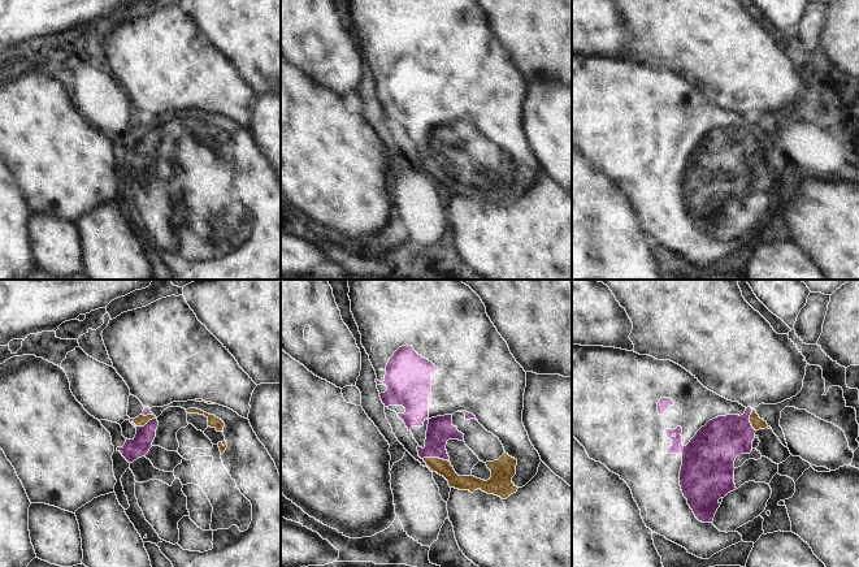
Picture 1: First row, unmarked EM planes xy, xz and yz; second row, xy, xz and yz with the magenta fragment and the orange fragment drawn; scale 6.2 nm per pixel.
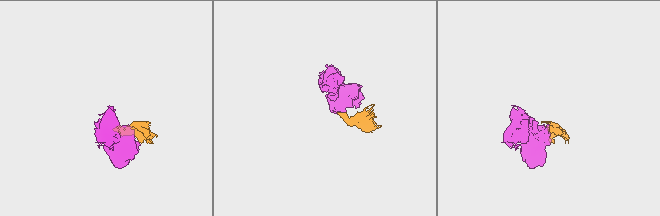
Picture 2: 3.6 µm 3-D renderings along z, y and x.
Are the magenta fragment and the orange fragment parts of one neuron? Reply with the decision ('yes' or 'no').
no

